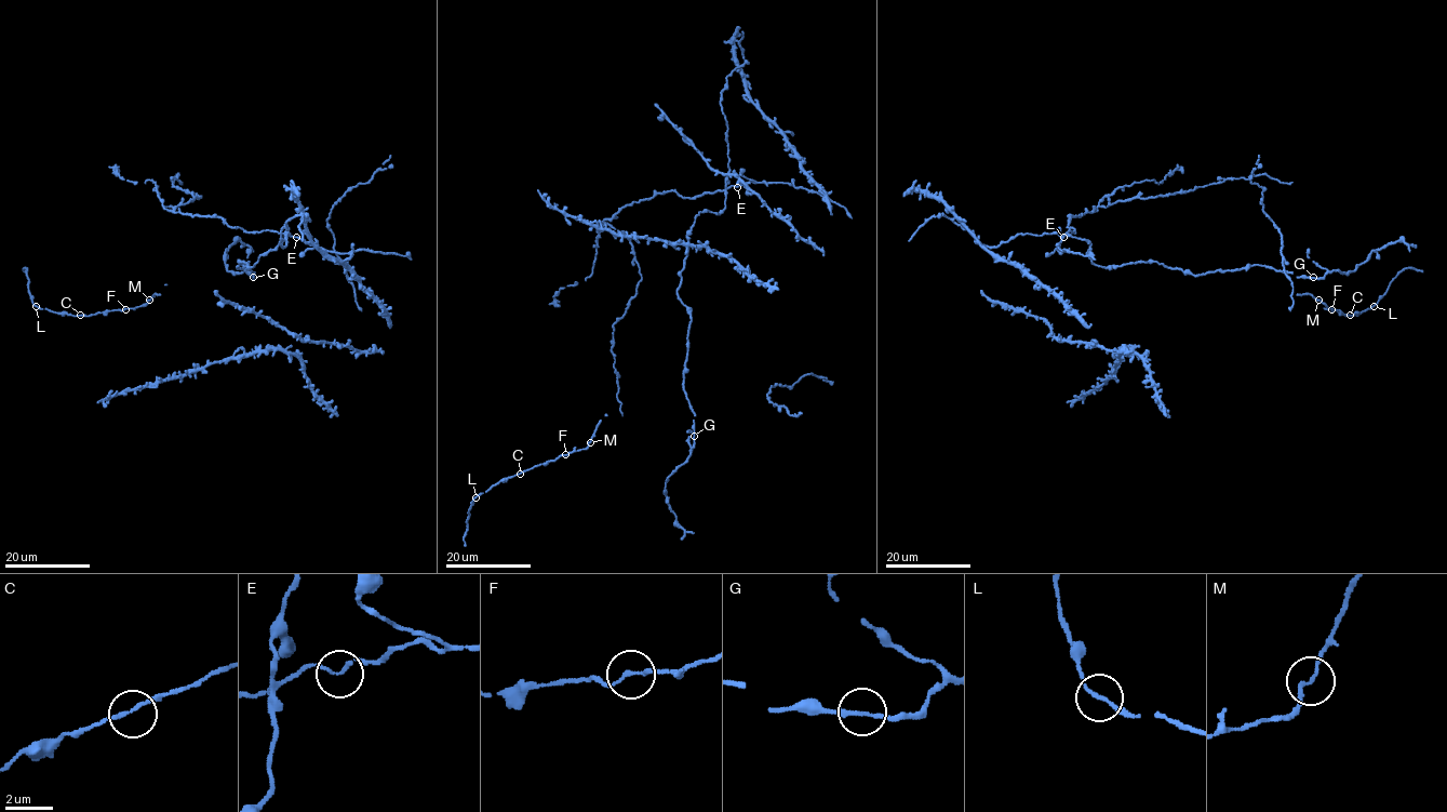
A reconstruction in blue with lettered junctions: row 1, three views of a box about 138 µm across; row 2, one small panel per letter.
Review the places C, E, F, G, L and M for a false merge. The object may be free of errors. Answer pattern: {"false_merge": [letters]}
{"false_merge": []}

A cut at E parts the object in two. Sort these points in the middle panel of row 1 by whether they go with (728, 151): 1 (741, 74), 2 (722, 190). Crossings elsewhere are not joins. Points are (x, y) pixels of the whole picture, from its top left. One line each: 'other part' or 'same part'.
1: other part
2: same part

